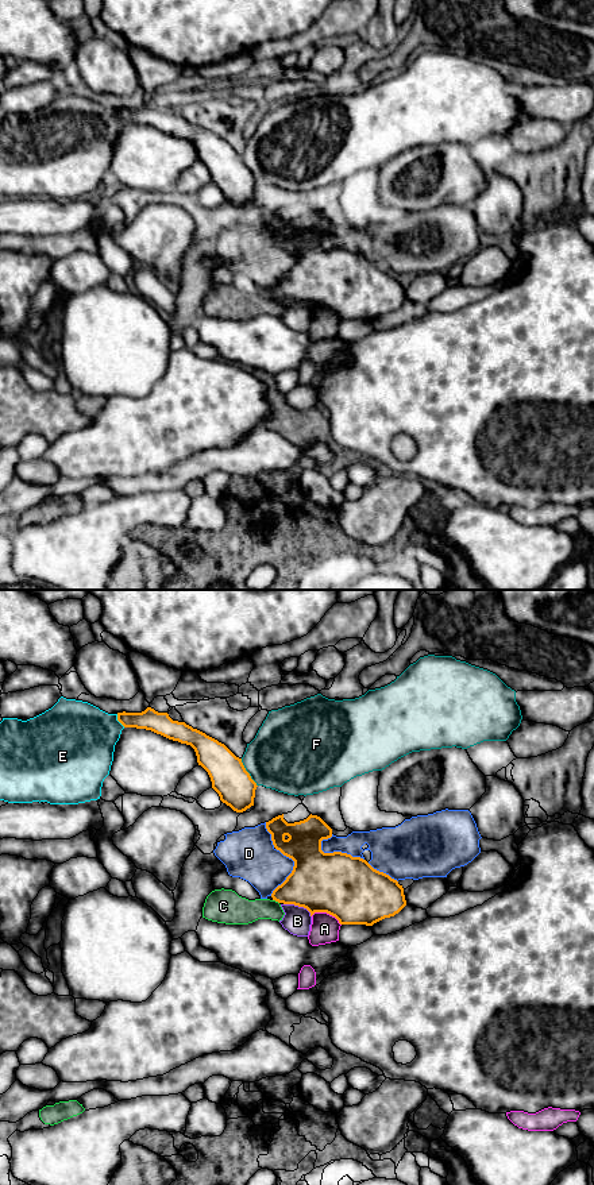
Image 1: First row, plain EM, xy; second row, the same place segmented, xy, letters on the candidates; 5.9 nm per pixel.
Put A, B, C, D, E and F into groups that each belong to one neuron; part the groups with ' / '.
A / B / C / D / E / F

